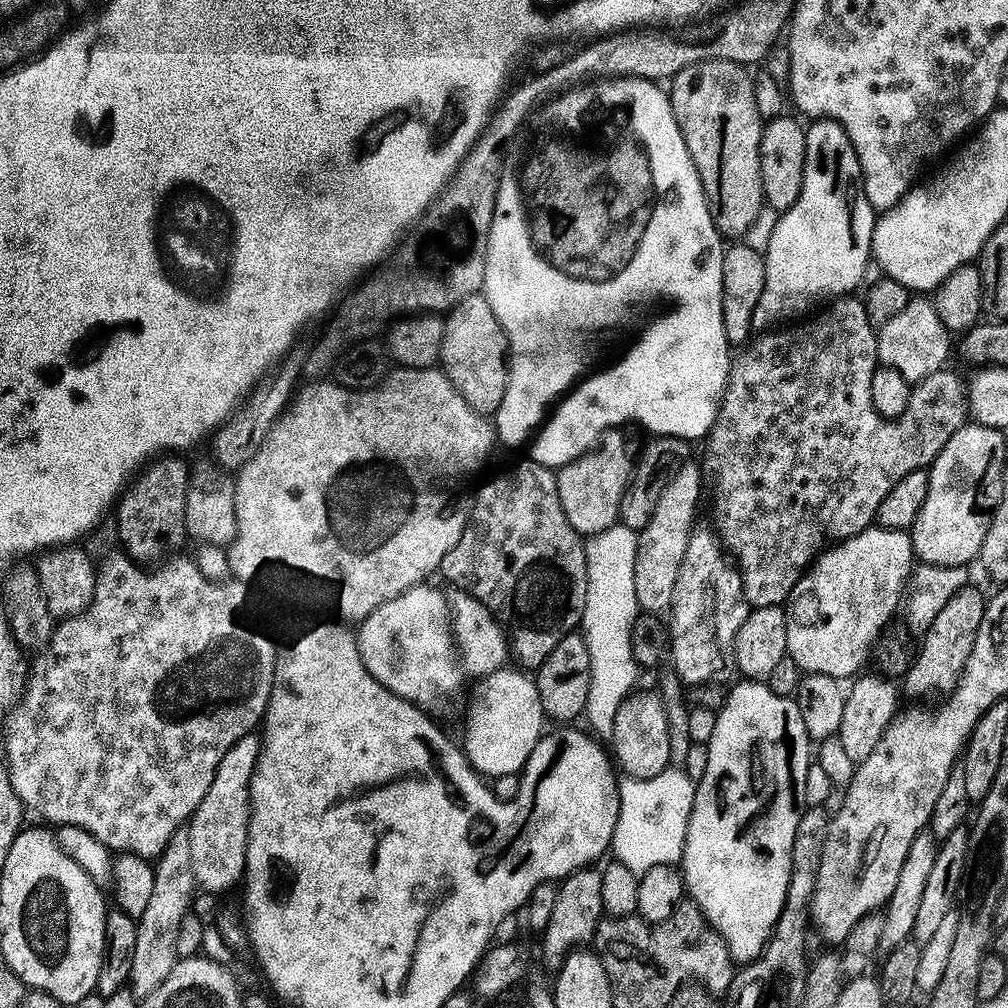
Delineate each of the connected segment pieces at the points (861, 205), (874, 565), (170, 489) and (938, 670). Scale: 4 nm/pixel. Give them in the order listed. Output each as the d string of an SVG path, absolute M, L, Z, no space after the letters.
M813 119L807 125L806 131L808 163L804 165L802 194L798 194L798 202L794 202L794 206L779 213L774 235L770 237L770 246L767 252L763 253L766 282L762 286L762 298L758 298L758 306L754 306L752 327L756 330L764 330L781 322L803 317L809 310L817 307L815 304L819 300L828 302L833 298L855 293L856 287L865 279L865 272L870 265L872 235L878 216L864 193L858 154L846 130L837 120Z
M869 526L863 528L858 535L839 541L835 546L821 552L800 577L786 601L786 646L788 656L797 664L799 671L837 678L855 677L863 669L860 667L863 666L864 659L867 656L869 659L870 649L881 639L880 631L887 626L896 607L899 604L901 607L906 581L913 567L911 535L907 531L899 532L893 528Z
M166 454L153 459L125 487L114 508L114 530L120 538L123 551L137 562L156 562L169 554L188 535L185 526L185 510L190 468L179 455Z
M974 586L964 587L942 608L937 617L922 632L924 641L920 649L914 652L907 672L902 677L902 688L912 696L932 696L935 692L947 694L955 688L970 650L974 650L974 638L978 638L978 626L982 626L986 596Z

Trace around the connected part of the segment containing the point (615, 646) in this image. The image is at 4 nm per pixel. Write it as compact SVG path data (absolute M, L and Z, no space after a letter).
M617 522L585 543L586 562L588 563L588 589L586 590L586 606L582 621L582 635L590 650L590 698L586 698L584 716L588 720L589 729L602 742L611 741L613 736L614 718L621 702L631 693L636 680L638 666L630 654L630 630L634 626L638 609L634 594L634 562L636 561L637 529L627 528Z

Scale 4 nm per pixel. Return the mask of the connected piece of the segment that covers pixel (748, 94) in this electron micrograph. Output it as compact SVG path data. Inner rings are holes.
M709 58L694 62L671 77L670 99L674 118L678 122L678 130L682 130L686 150L690 150L690 158L698 170L710 218L714 218L714 226L724 238L743 237L750 222L754 222L761 208L765 207L760 173L762 118L758 114L758 106L754 106L754 76L748 72L751 71L745 65L736 64L733 60Z

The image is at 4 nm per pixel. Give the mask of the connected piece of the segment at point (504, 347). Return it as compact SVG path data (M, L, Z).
M483 294L467 296L455 304L444 320L444 330L439 358L443 372L475 412L495 414L506 394L510 349L508 335L504 333L494 310L490 310L488 297Z

